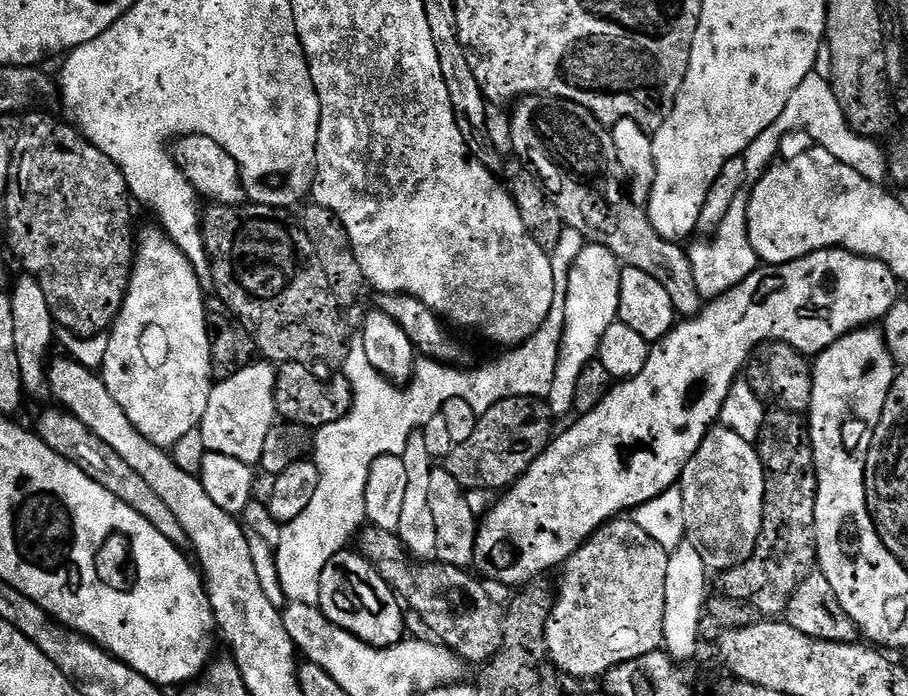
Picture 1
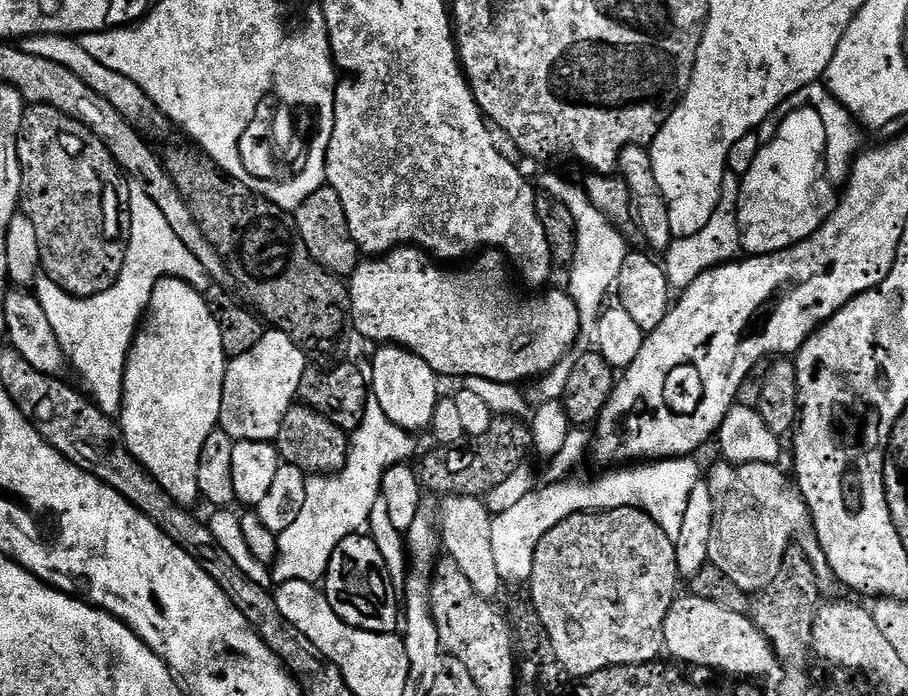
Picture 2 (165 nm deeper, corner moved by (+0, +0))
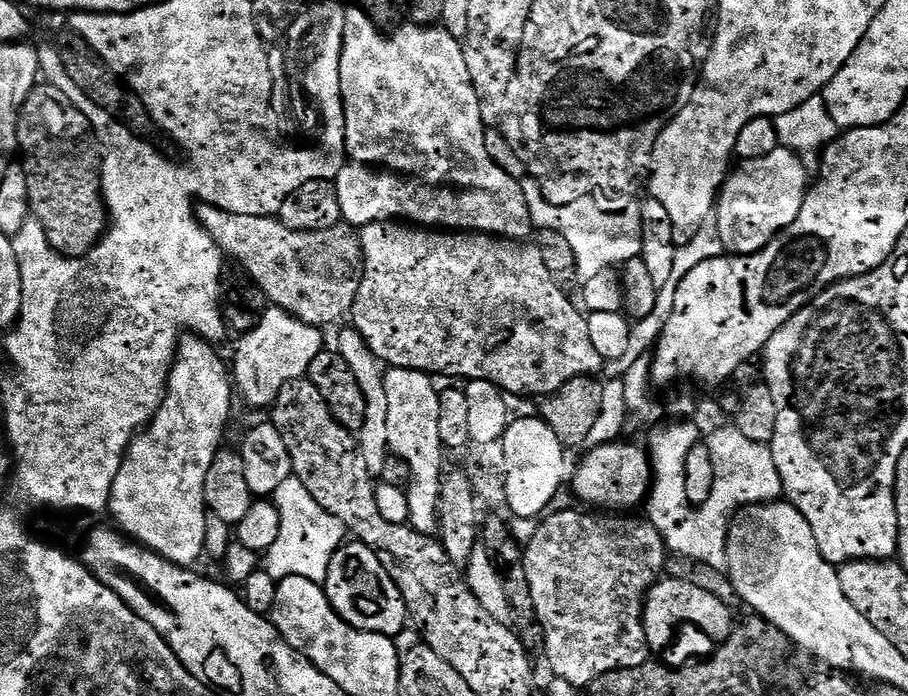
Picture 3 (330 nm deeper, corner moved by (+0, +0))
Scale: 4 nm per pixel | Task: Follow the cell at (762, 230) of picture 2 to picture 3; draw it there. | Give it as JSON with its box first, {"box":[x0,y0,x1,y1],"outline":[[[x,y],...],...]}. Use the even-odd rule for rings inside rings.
{"box":[714,147,810,256],"outline":[[[781,147],[766,154],[766,158],[745,160],[736,167],[731,169],[716,197],[714,231],[725,253],[749,256],[761,252],[779,232],[785,232],[794,218],[798,218],[798,210],[802,210],[804,196],[810,187],[810,174],[789,148]]]}

